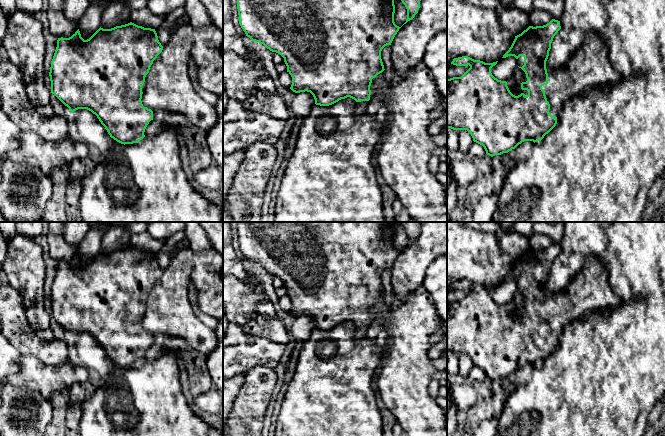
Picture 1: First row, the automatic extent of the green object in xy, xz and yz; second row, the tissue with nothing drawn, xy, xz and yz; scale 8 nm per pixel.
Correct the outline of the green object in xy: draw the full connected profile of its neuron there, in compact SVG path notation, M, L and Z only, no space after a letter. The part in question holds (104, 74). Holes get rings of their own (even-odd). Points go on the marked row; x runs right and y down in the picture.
M132 22L116 26L111 29L103 29L99 28L89 39L84 40L81 37L79 29L69 38L58 38L57 47L51 61L50 67L50 81L51 81L51 93L54 94L65 106L67 106L70 110L70 113L78 109L87 109L91 111L93 114L97 116L101 124L105 127L108 134L111 138L116 140L121 144L133 144L139 142L141 139L145 137L144 132L151 120L153 120L153 111L144 107L142 104L142 85L145 82L145 77L149 73L150 67L153 64L153 61L157 58L157 56L162 52L163 46L158 40L157 33L155 29L144 28L142 26L138 26Z

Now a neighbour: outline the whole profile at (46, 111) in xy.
M50 104L35 106L36 111L44 118L51 118L55 112Z

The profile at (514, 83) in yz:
M516 68L513 76L505 81L507 82L507 86L513 95L518 96L521 93L524 93L525 96L528 95L527 90L521 89L521 83L527 81L526 74L521 68Z

